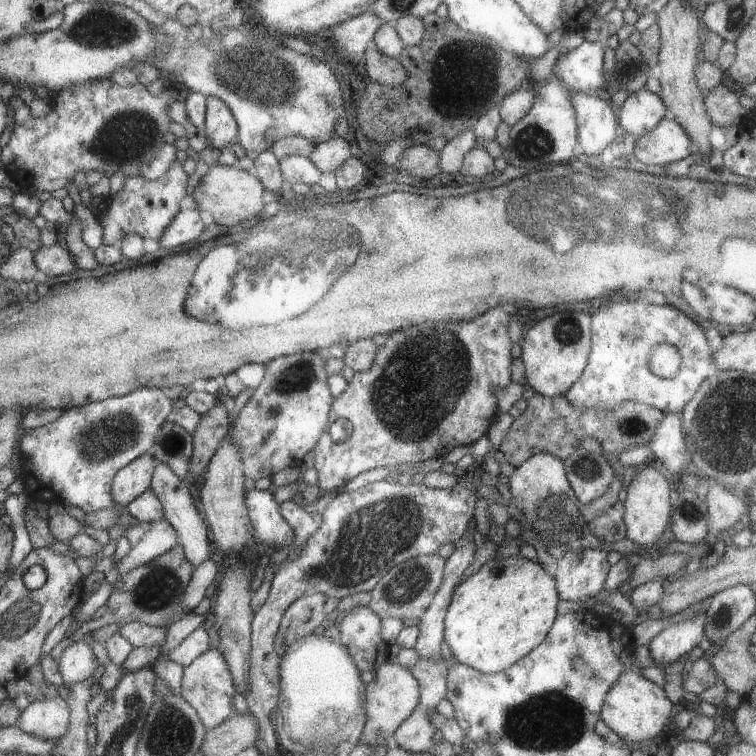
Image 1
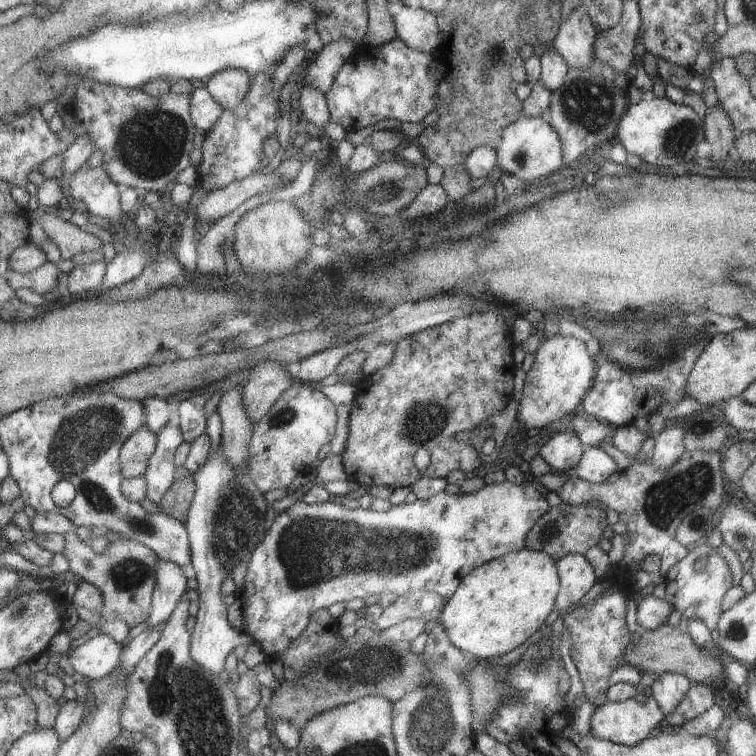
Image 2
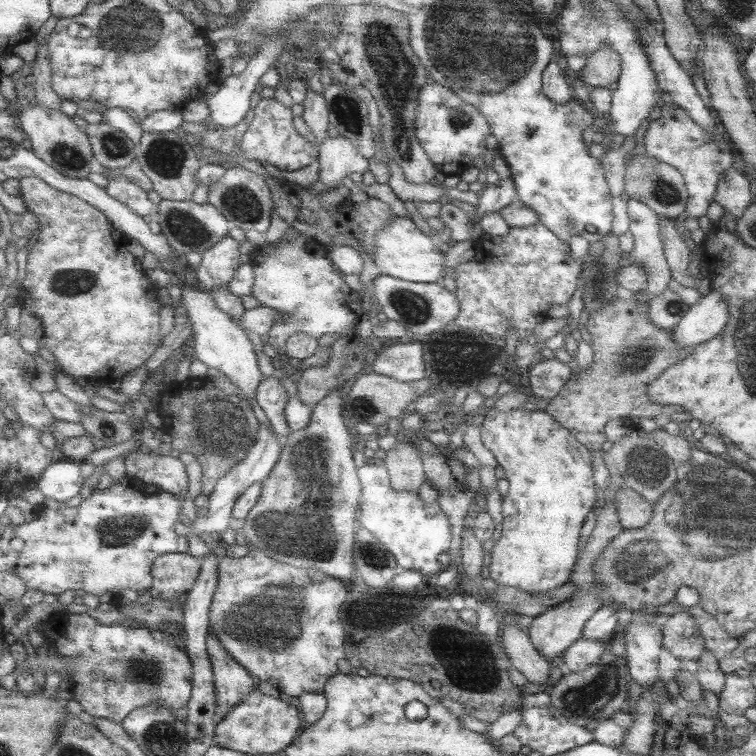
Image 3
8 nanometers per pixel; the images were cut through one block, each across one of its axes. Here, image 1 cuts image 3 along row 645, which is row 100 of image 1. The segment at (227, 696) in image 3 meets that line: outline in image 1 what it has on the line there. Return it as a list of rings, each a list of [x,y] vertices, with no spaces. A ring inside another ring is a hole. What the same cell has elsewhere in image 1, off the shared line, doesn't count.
[[[209,98],[209,110],[207,110],[207,122],[203,124],[201,134],[209,140],[211,148],[223,150],[237,142],[239,136],[239,124],[233,116],[233,110],[221,100],[221,98]]]

